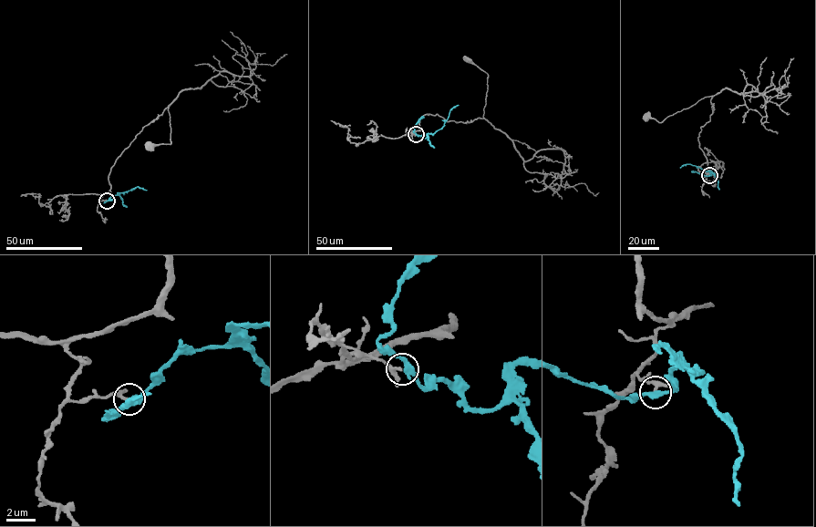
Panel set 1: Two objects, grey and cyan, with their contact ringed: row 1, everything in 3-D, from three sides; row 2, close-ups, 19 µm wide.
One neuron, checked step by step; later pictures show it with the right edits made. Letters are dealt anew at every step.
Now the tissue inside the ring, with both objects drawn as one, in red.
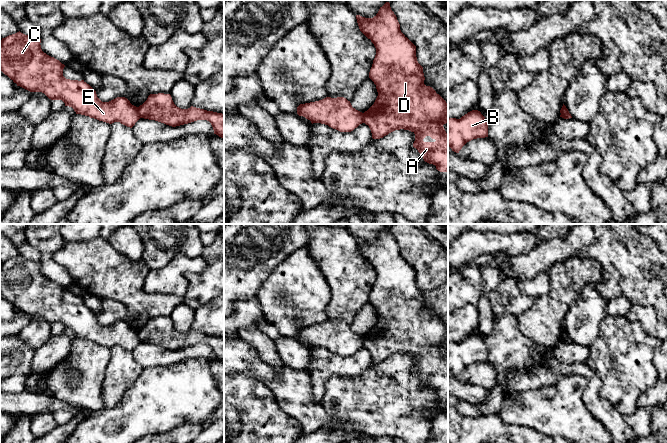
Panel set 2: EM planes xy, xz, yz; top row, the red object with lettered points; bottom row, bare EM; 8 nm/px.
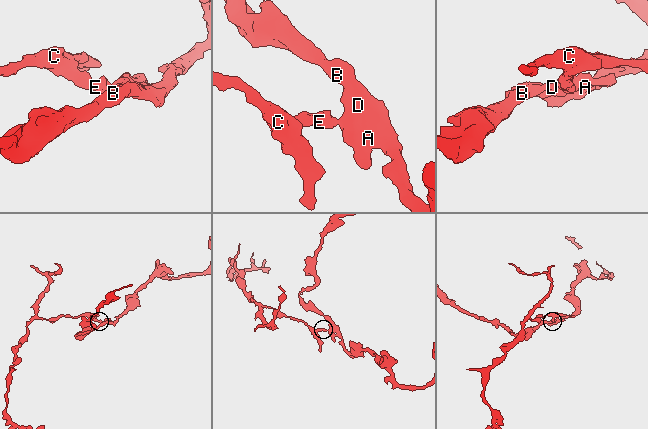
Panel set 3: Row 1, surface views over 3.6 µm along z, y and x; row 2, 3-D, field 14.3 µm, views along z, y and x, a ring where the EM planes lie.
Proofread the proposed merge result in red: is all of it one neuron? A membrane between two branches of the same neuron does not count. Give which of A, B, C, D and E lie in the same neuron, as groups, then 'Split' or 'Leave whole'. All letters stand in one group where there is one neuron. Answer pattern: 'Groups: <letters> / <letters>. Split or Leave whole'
Groups: A B D / C E. Split

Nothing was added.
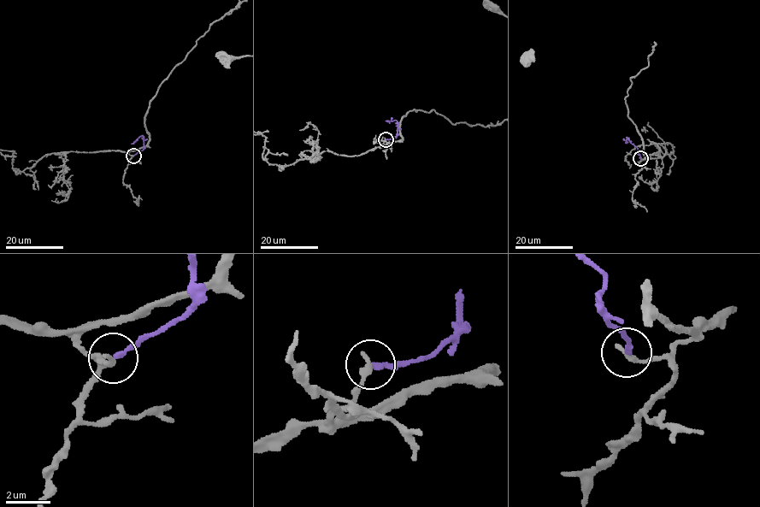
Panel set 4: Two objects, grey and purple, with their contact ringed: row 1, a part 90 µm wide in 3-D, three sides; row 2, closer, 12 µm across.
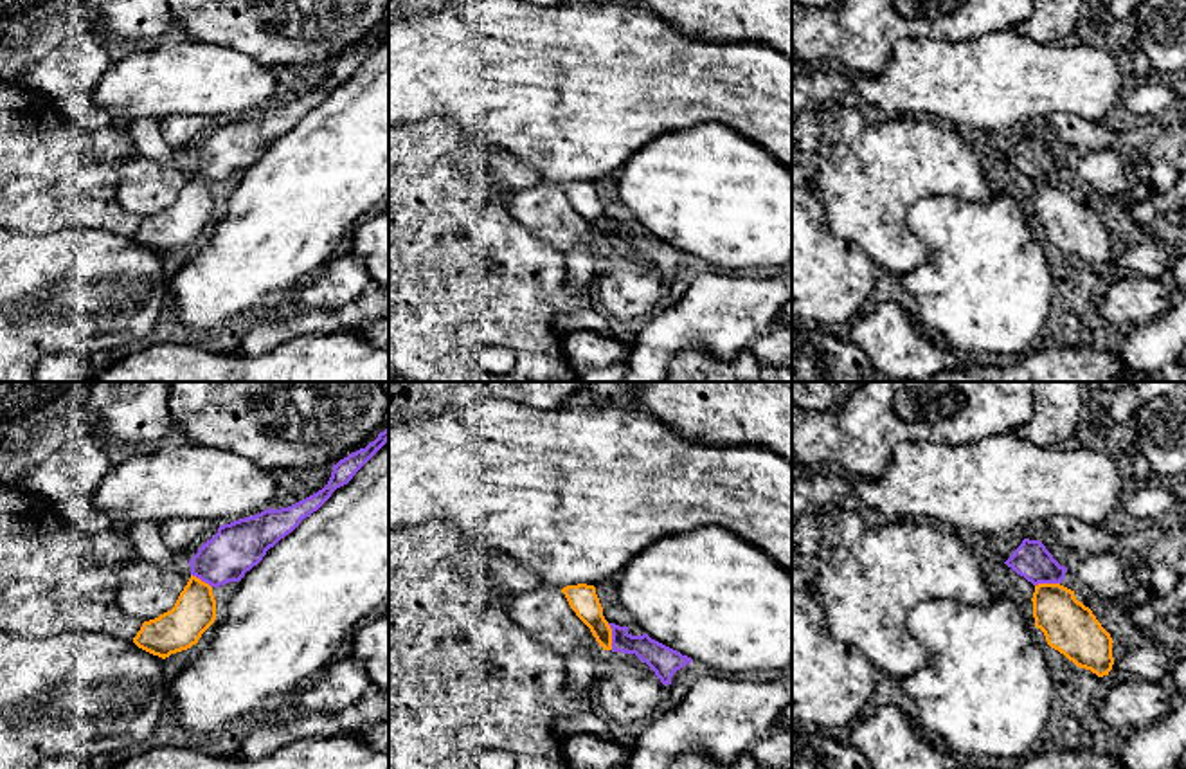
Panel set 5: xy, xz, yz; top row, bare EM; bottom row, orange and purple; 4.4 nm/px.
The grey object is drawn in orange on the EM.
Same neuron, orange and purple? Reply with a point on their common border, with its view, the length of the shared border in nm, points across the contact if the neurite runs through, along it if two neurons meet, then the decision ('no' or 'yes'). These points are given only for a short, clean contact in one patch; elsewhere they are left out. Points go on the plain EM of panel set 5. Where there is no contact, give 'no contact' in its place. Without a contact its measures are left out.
xz (610, 233) | 120 nm | along xz (607, 220), (612, 231), (612, 245) | no

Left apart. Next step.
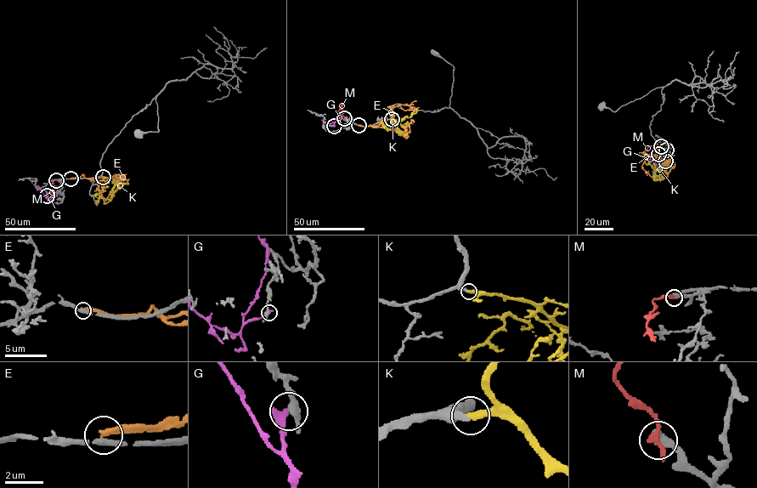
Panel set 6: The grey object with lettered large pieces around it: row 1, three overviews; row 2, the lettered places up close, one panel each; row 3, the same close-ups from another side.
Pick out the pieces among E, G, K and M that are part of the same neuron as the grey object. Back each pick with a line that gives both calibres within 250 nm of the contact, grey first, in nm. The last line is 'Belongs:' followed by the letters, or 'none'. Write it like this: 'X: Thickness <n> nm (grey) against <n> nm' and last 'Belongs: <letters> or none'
K: Thickness 360 nm (grey) against 340 nm
Belongs: K

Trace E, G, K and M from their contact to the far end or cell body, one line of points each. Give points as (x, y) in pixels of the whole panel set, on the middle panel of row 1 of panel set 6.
E: (358, 125), (386, 127), (407, 138), (406, 132), (399, 133), (398, 127), (393, 128)
G: (334, 126), (339, 116), (346, 110)
K: (392, 119), (400, 123), (406, 135), (398, 134), (398, 122), (409, 117), (416, 109)
M: (344, 118), (341, 114), (342, 104), (336, 111)

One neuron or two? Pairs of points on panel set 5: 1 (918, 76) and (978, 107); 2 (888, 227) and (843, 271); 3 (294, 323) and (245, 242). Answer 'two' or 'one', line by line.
1: one
2: two
3: two

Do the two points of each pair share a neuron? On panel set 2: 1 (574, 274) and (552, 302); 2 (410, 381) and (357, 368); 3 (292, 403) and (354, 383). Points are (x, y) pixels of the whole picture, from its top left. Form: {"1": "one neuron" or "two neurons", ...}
{"1": "one neuron", "2": "two neurons", "3": "two neurons"}

